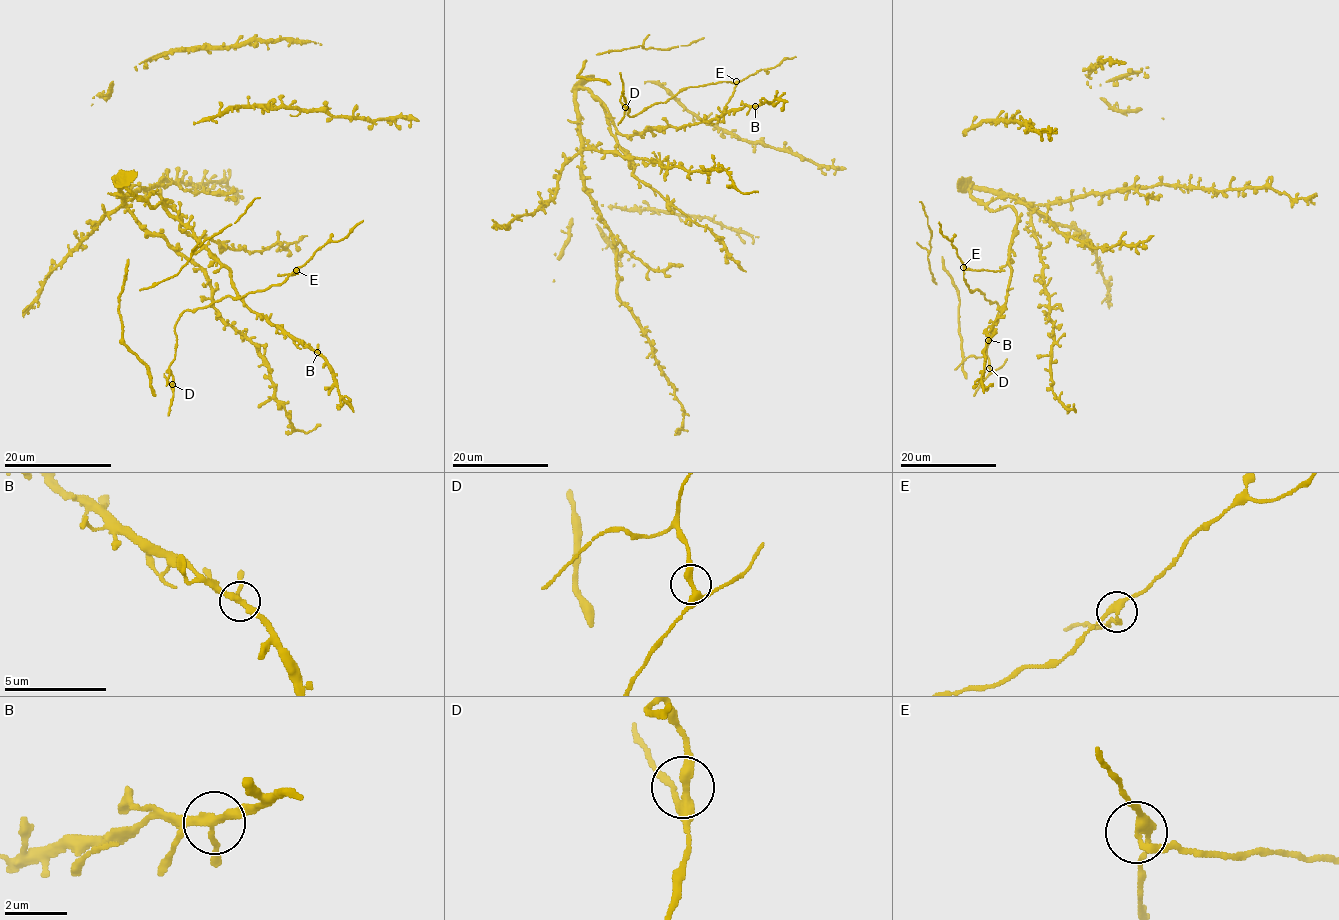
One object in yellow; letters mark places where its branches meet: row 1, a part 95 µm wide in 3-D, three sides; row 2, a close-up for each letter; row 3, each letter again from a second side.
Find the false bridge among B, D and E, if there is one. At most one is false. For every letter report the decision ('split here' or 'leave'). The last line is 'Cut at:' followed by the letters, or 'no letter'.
B: leave
D: leave
E: split here
Cut at: E

